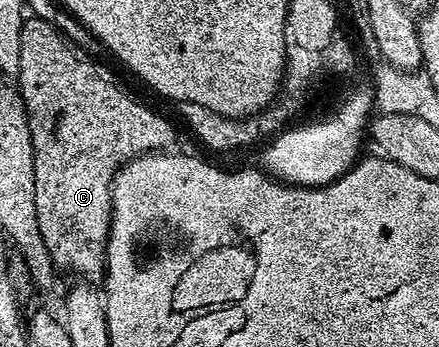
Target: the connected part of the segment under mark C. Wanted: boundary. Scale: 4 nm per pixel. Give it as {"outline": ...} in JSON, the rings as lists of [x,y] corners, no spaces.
{"outline":[[[26,19],[21,31],[21,57],[16,79],[21,80],[19,91],[25,102],[25,111],[29,113],[29,129],[33,135],[33,161],[35,162],[35,214],[39,218],[39,234],[43,234],[43,246],[47,246],[47,254],[53,259],[54,269],[65,272],[78,272],[78,277],[89,282],[102,279],[105,271],[105,243],[109,241],[109,220],[113,216],[113,178],[122,164],[149,153],[157,154],[169,150],[173,144],[173,128],[165,116],[160,116],[153,108],[140,104],[123,85],[117,84],[117,76],[109,68],[96,64],[92,55],[79,49],[53,24],[46,21]]]}

